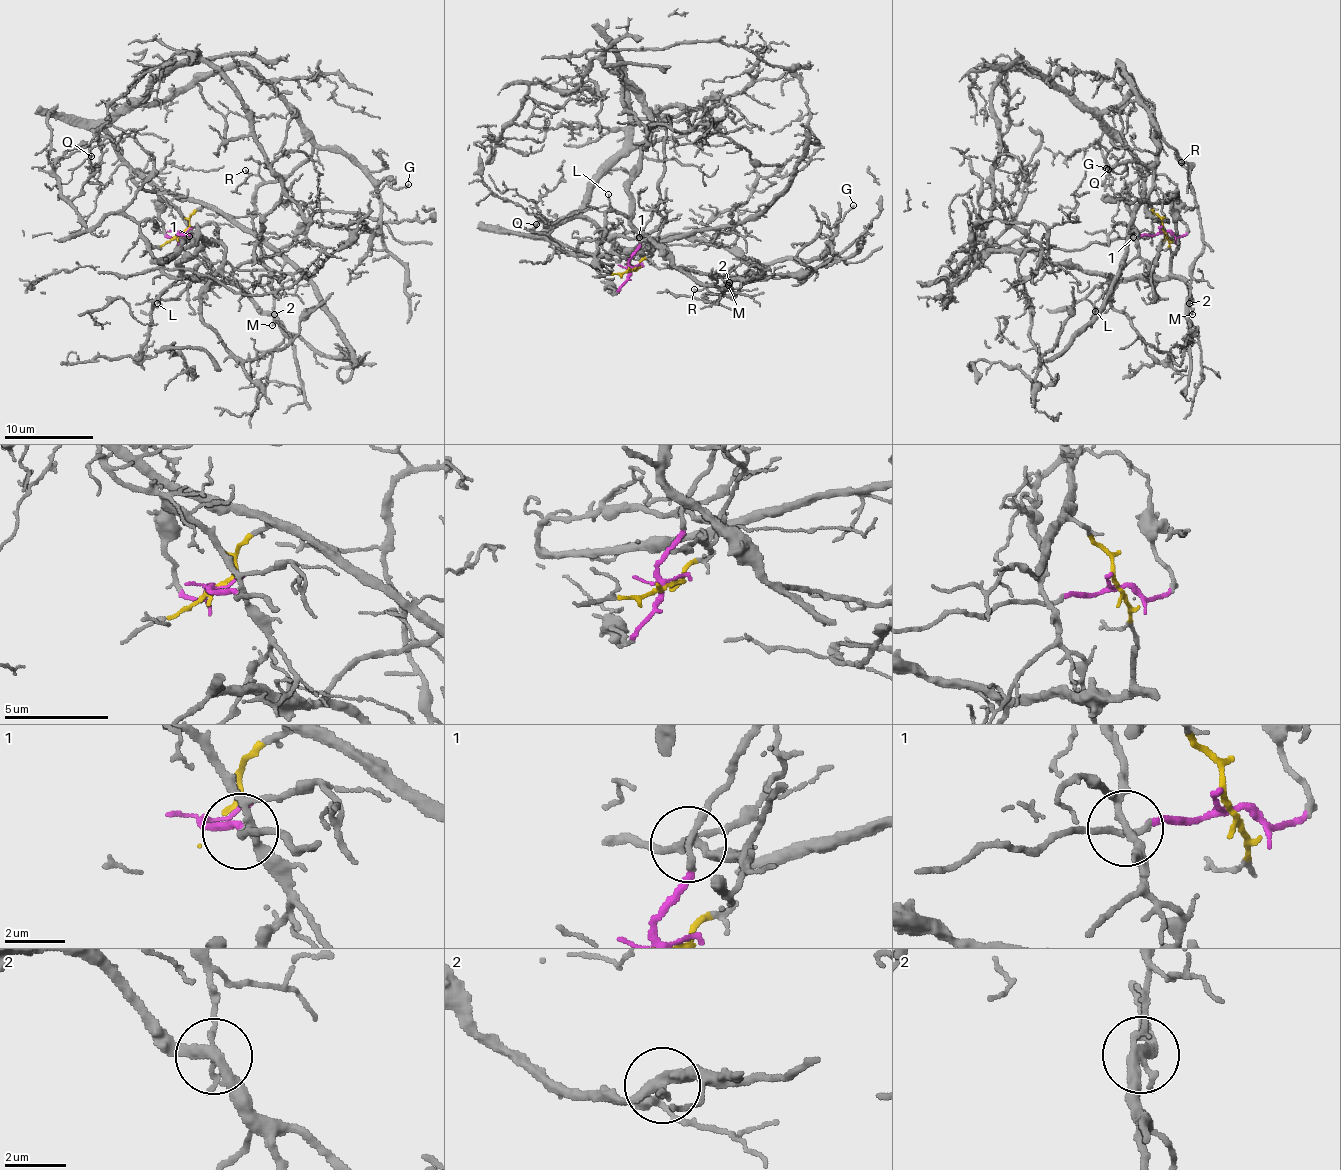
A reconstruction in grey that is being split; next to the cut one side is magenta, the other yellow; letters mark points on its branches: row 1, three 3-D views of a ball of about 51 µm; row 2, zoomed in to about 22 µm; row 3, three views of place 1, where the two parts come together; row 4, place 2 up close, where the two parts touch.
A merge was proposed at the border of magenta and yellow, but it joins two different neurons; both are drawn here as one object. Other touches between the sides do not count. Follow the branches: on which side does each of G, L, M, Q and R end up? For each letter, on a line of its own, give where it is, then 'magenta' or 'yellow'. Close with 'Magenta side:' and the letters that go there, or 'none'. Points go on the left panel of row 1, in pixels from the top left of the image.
G: (408, 184) | yellow
L: (157, 303) | magenta
M: (272, 325) | yellow
Q: (91, 156) | yellow
R: (245, 170) | yellow
Magenta side: L

